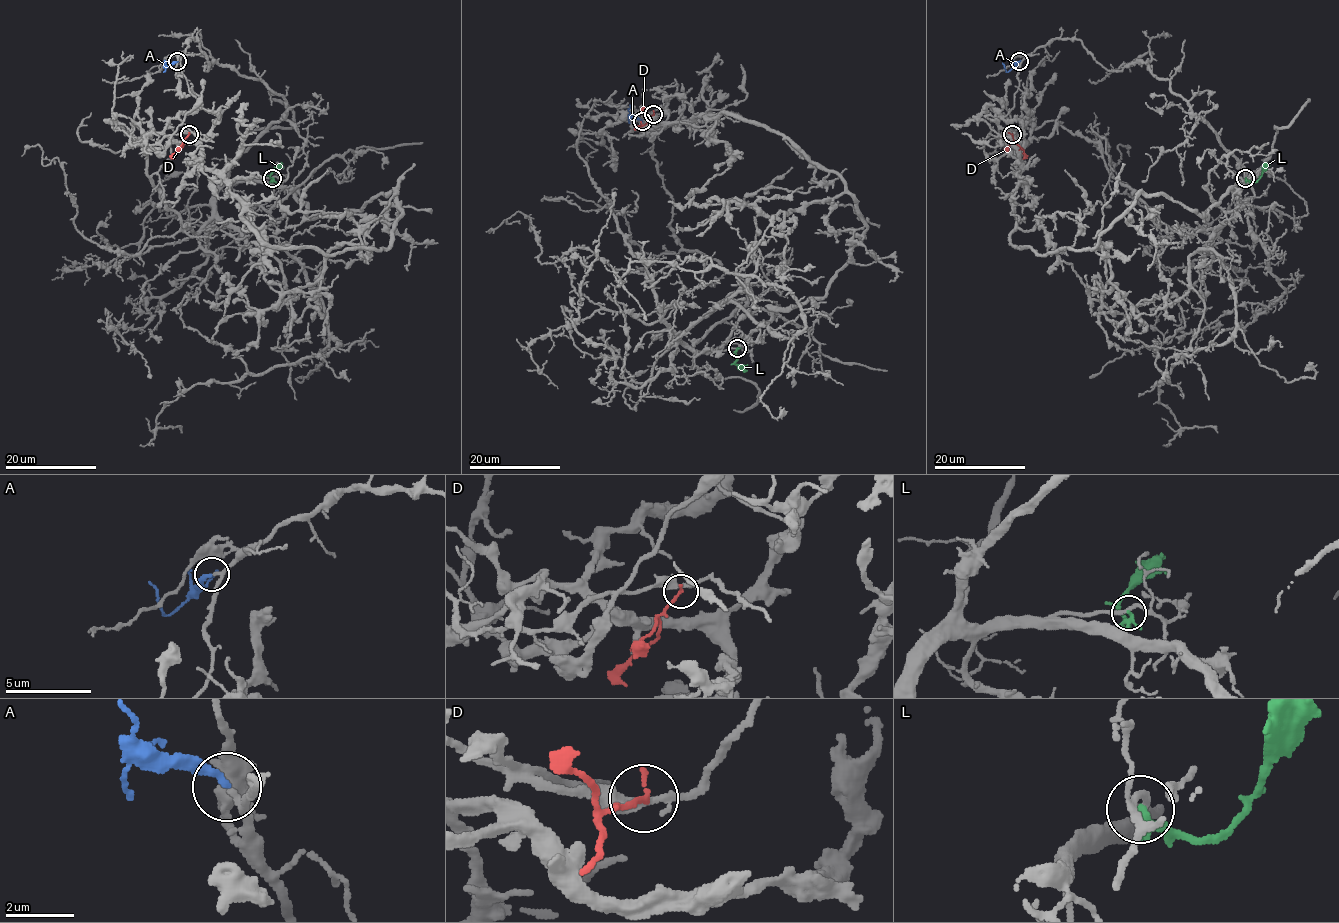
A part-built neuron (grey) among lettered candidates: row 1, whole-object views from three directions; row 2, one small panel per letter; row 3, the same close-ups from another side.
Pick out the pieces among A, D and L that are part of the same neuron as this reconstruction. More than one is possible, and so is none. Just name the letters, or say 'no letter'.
A

